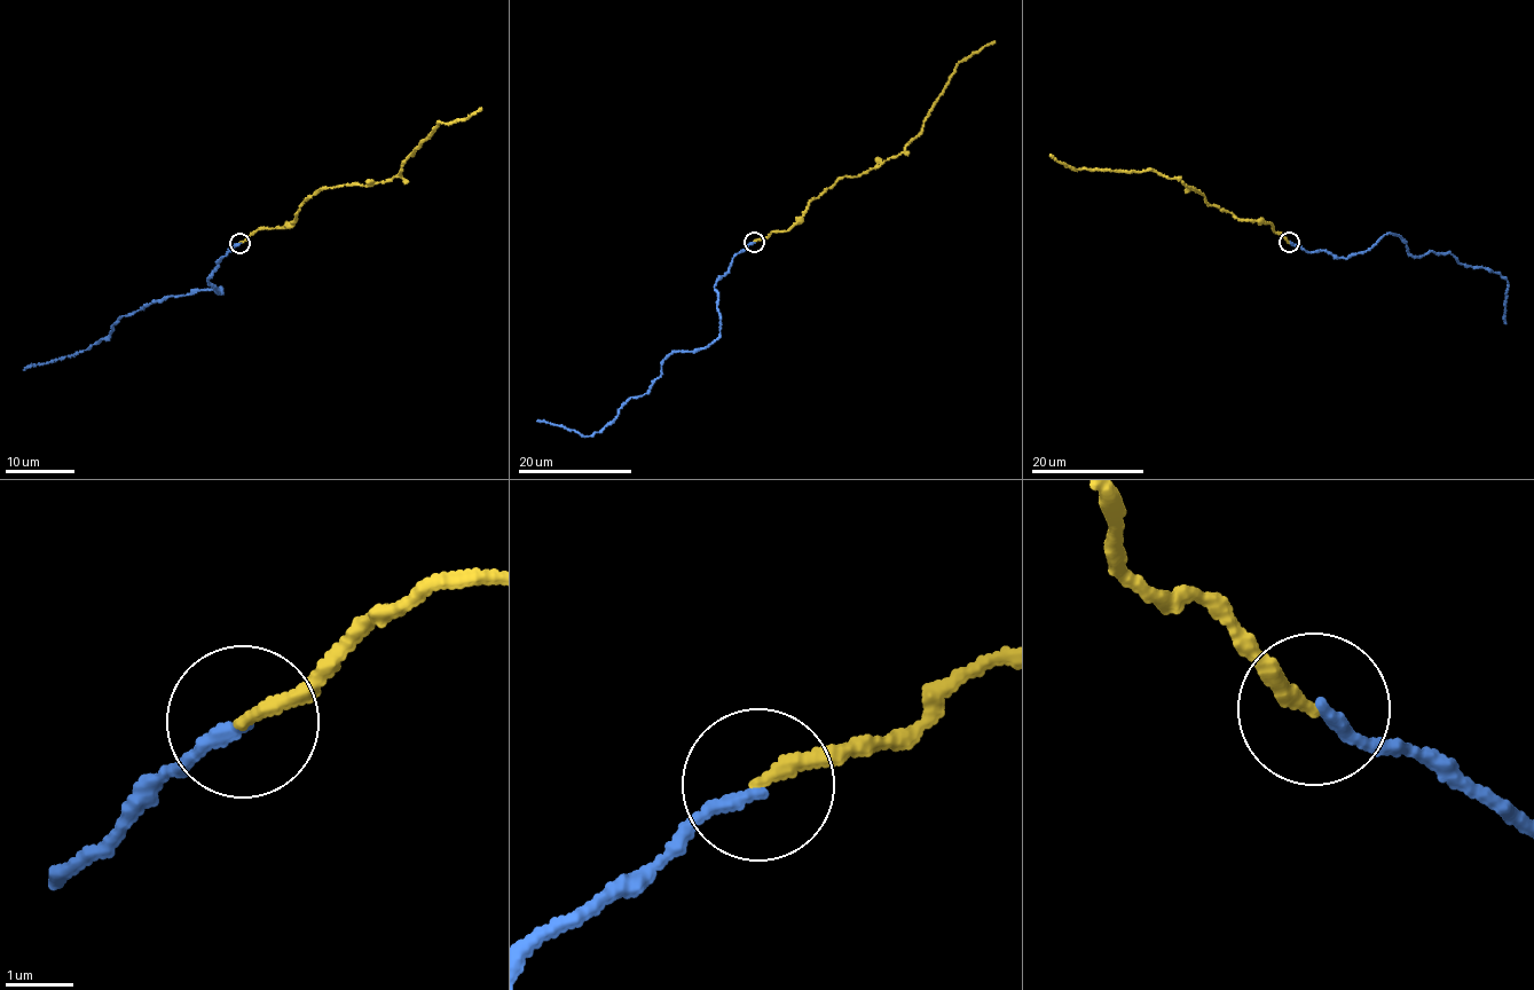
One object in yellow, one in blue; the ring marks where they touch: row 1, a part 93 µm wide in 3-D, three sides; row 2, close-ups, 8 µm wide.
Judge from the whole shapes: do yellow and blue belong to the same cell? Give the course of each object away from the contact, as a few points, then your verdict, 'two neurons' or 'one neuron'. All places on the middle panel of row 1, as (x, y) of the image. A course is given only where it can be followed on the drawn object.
yellow via (754, 242), (788, 230), (808, 204), (839, 179), (859, 177), (901, 155), (920, 132), (959, 63), (994, 41) | blue via (754, 243), (714, 287), (718, 338), (670, 353), (647, 392), (590, 435), (536, 421) | one neuron

